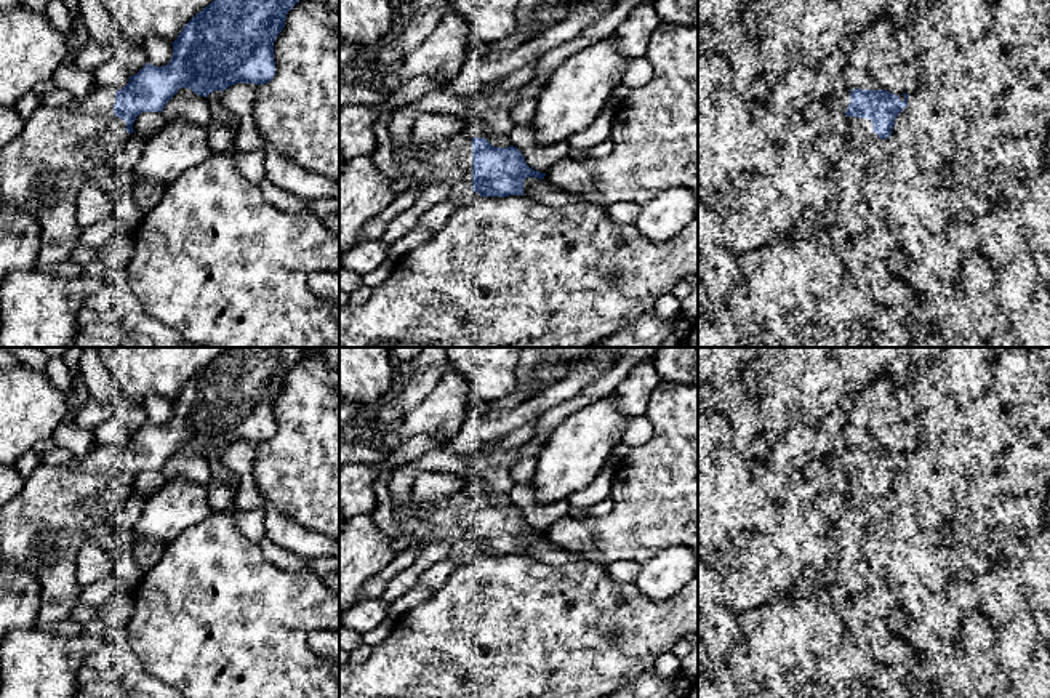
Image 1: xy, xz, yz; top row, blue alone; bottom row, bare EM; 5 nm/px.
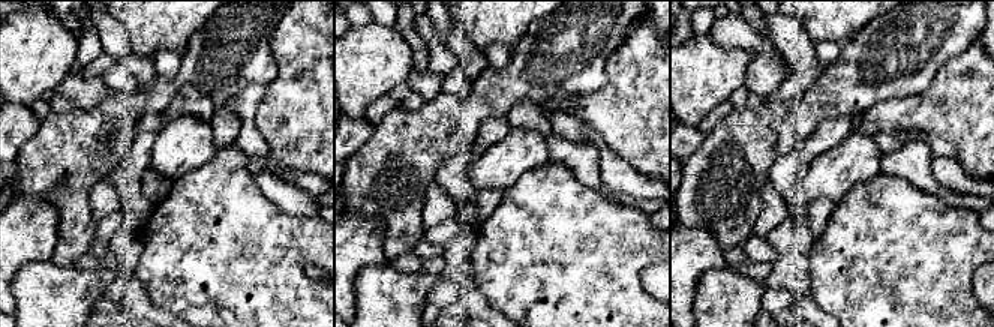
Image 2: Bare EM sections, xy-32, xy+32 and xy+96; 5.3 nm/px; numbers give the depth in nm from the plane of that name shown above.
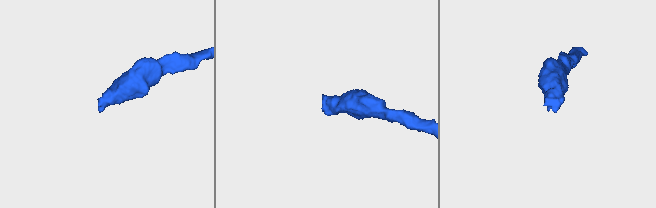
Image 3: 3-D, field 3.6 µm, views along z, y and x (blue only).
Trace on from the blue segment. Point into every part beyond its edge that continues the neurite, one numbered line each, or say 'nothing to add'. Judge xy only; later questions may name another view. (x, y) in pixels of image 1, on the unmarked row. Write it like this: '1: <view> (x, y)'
1: xy (42, 529)

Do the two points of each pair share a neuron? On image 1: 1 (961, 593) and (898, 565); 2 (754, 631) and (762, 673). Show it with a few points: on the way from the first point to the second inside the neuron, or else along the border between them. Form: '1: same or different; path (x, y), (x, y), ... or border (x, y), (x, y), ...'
1: different; border (949, 577), (948, 594), (962, 612)
2: different; border (737, 617), (738, 626), (756, 645)

